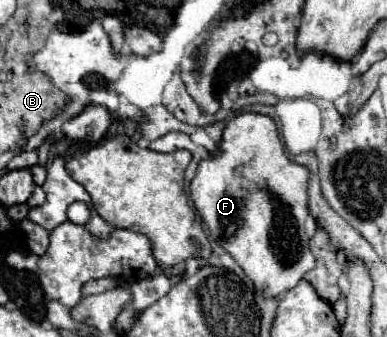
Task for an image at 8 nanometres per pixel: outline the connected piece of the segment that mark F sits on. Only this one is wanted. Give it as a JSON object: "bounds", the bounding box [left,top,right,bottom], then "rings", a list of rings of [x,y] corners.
{"bounds":[190,112,314,298],"rings":[[[242,112],[224,126],[216,152],[212,152],[210,158],[200,160],[196,176],[190,184],[190,196],[194,198],[196,212],[208,226],[210,236],[218,246],[230,252],[230,256],[254,282],[256,290],[268,298],[294,288],[298,280],[302,280],[302,276],[314,268],[314,256],[308,248],[308,236],[304,228],[308,218],[306,186],[308,168],[294,164],[288,158],[274,120],[254,112]]]}

